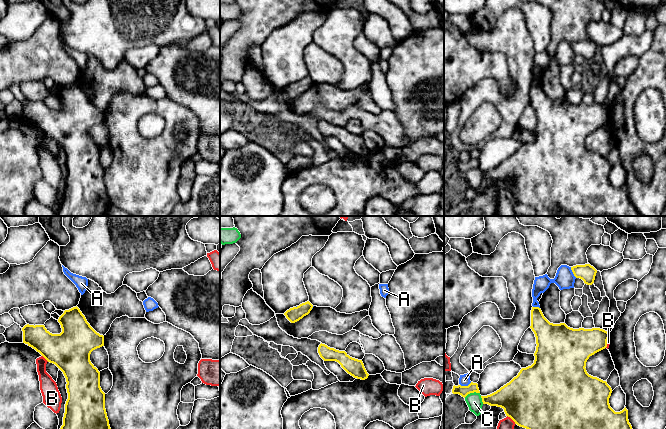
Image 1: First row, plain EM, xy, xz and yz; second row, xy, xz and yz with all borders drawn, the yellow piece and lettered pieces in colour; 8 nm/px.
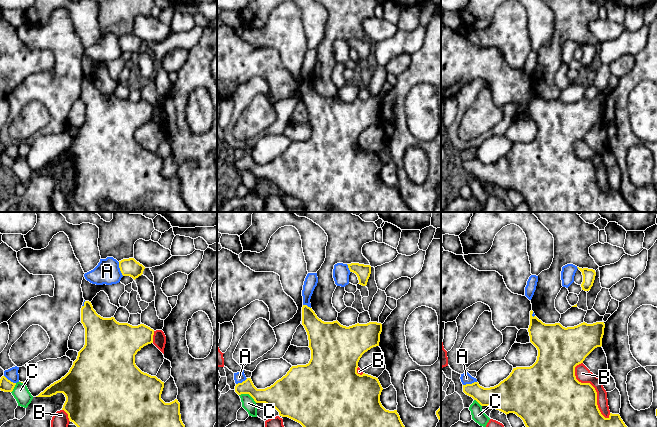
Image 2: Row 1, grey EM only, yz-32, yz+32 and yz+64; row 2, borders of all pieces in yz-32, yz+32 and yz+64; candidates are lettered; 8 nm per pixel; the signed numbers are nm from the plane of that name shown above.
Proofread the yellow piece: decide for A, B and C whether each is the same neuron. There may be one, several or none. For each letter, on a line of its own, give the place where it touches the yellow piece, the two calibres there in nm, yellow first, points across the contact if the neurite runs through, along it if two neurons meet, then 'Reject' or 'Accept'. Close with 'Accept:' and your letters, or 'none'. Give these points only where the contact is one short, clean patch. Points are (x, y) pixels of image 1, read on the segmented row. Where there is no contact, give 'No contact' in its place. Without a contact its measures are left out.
A: Touches yellow at yz (465, 386). Thickness 80 nm (yellow) against 90 nm. Reject
B: Touches yellow at yz (511, 418). Thickness 480 nm (yellow) against 100 nm. Reject
C: Touches yellow at yz (471, 392). Thickness 80 nm (yellow) against 130 nm. Boundary: yz (479, 392), (470, 392), (464, 397). Reject
Accept: none

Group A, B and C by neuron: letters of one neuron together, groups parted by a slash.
A / B / C

